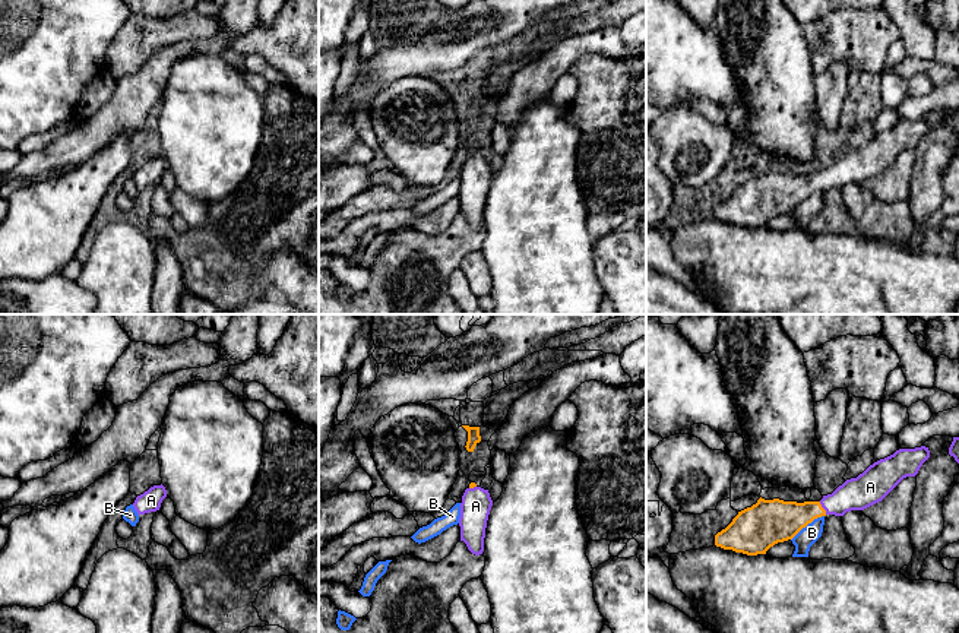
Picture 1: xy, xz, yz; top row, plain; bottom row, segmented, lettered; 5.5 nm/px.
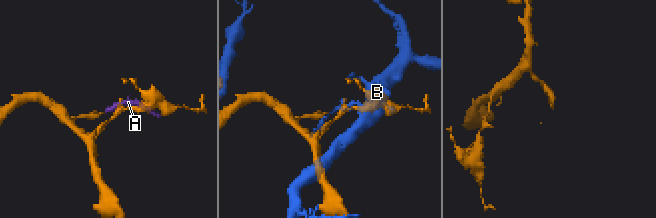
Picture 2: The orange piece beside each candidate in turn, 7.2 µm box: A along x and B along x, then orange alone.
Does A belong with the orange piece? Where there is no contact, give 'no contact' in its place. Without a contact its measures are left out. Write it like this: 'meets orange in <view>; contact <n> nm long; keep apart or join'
meets orange in yz; contact 80 nm long; join

